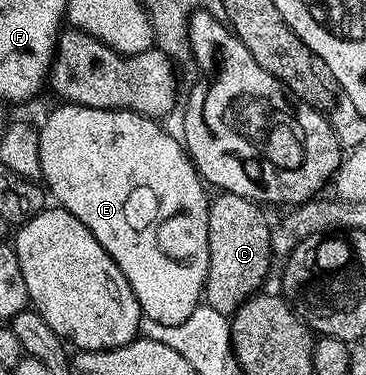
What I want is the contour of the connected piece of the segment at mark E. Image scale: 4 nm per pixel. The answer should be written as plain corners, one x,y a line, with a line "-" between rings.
63,103
60,106
60,109
55,109
48,115
47,122
39,129
41,171
43,172
41,181
46,192
54,200
56,197
59,200
56,202
62,208
77,215
77,219
81,219
81,223
85,223
85,227
89,227
89,231
97,239
97,243
101,243
101,247
105,247
105,251
114,259
117,267
121,267
121,275
125,275
143,317
166,325
185,323
185,319
189,319
189,315
193,315
195,308
201,304
203,284
207,282
207,272
209,271
209,219
207,218
209,193
206,193
208,190
205,188
203,178
195,172
195,164
187,156
186,148
181,144
180,138
176,134
174,137
173,134
166,133
159,126
162,124
154,117
143,117
140,113
134,113
128,109
94,109
70,103

